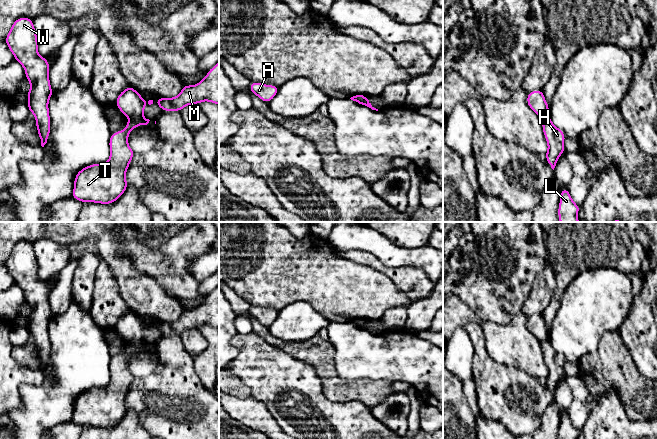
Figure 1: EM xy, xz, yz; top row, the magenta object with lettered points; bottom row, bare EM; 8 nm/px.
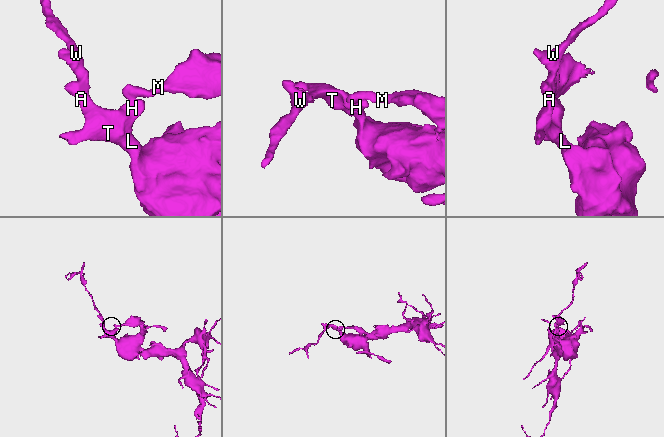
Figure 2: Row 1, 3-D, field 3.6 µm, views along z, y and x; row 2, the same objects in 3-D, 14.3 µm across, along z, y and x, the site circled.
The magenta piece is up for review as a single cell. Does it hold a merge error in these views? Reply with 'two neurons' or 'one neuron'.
two neurons

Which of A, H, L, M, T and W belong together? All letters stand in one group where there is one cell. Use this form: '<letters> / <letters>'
A H L T W / M

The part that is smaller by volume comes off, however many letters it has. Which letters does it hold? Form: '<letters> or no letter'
M

